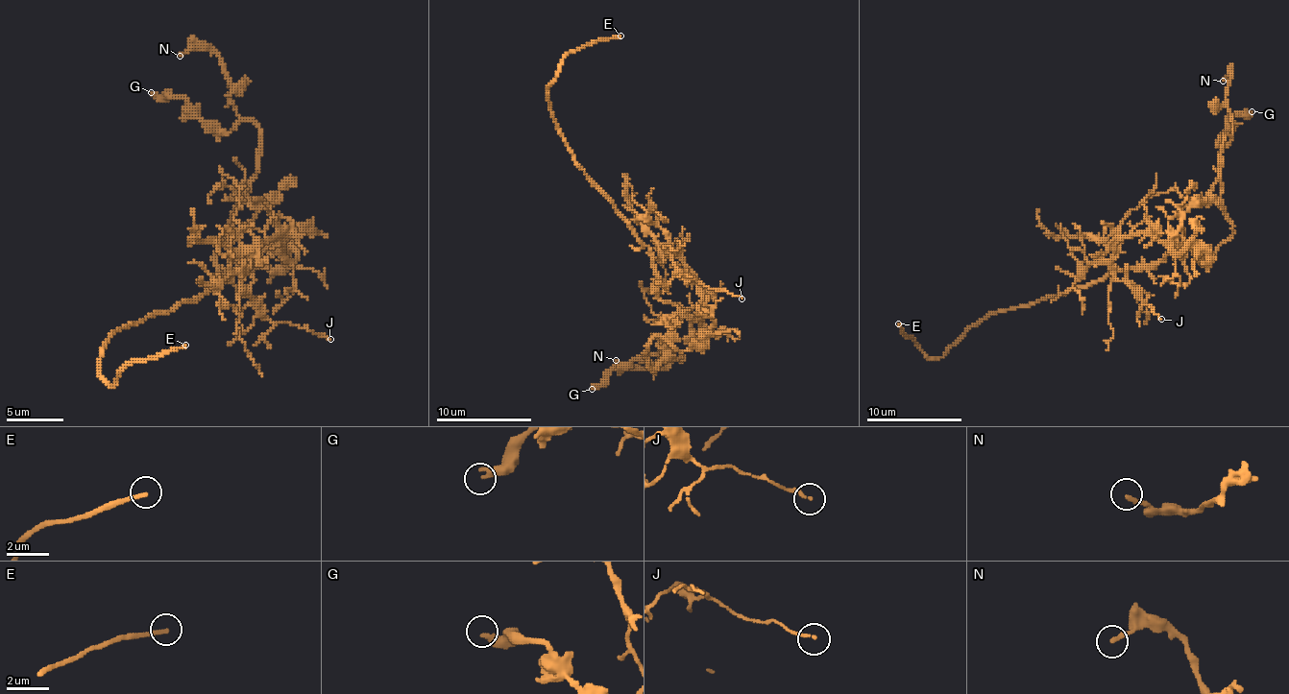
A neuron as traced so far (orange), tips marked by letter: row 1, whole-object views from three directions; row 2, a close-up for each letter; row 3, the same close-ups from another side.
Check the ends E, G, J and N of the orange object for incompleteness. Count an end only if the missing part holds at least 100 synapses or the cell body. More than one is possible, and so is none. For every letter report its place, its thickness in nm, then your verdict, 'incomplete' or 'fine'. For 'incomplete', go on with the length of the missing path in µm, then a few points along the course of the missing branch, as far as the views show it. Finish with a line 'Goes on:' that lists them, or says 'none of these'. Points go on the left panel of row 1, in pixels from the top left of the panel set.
E: at (185, 345); 200 nm thick; incomplete; about 20 µm are missing; missing branch runs (185, 345), (259, 320), (281, 305), (319, 272), (336, 266), (341, 251)
G: at (151, 92); 360 nm thick; fine
J: at (330, 339); 160 nm thick; fine
N: at (180, 56); 200 nm thick; fine
Goes on: E

